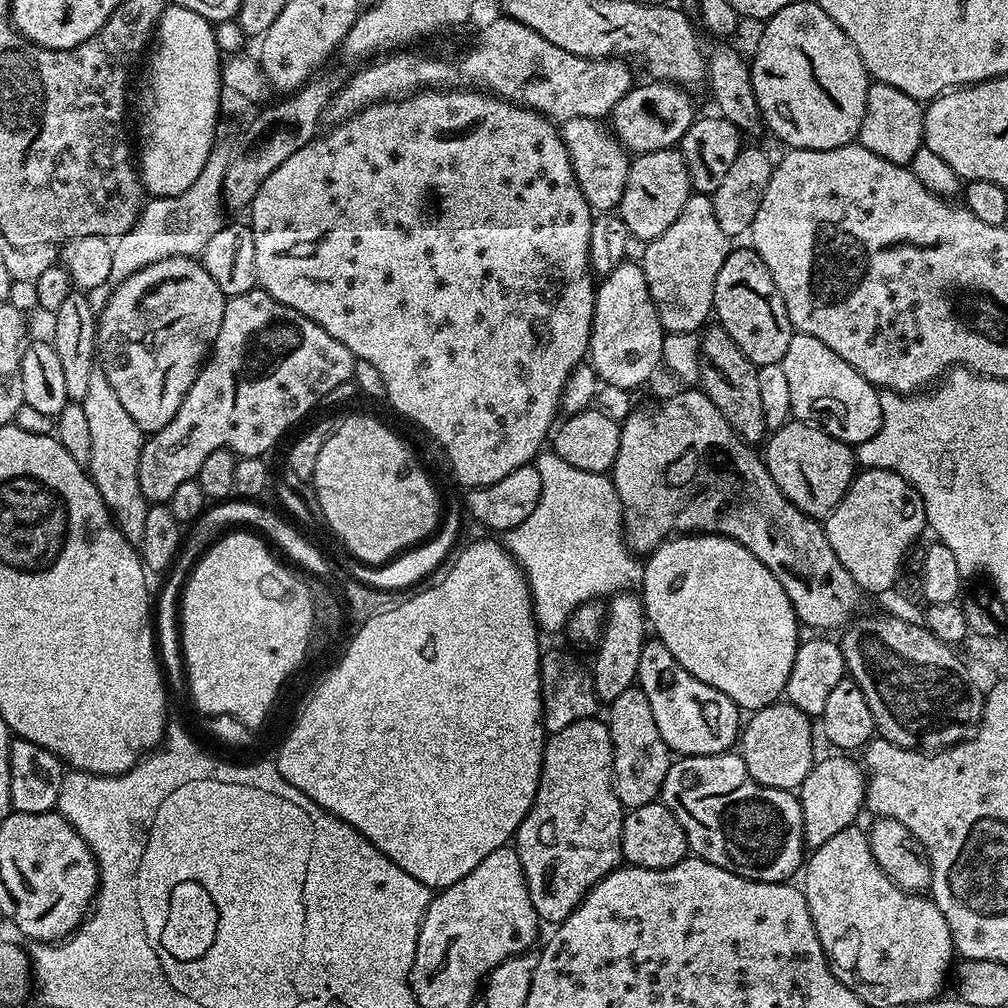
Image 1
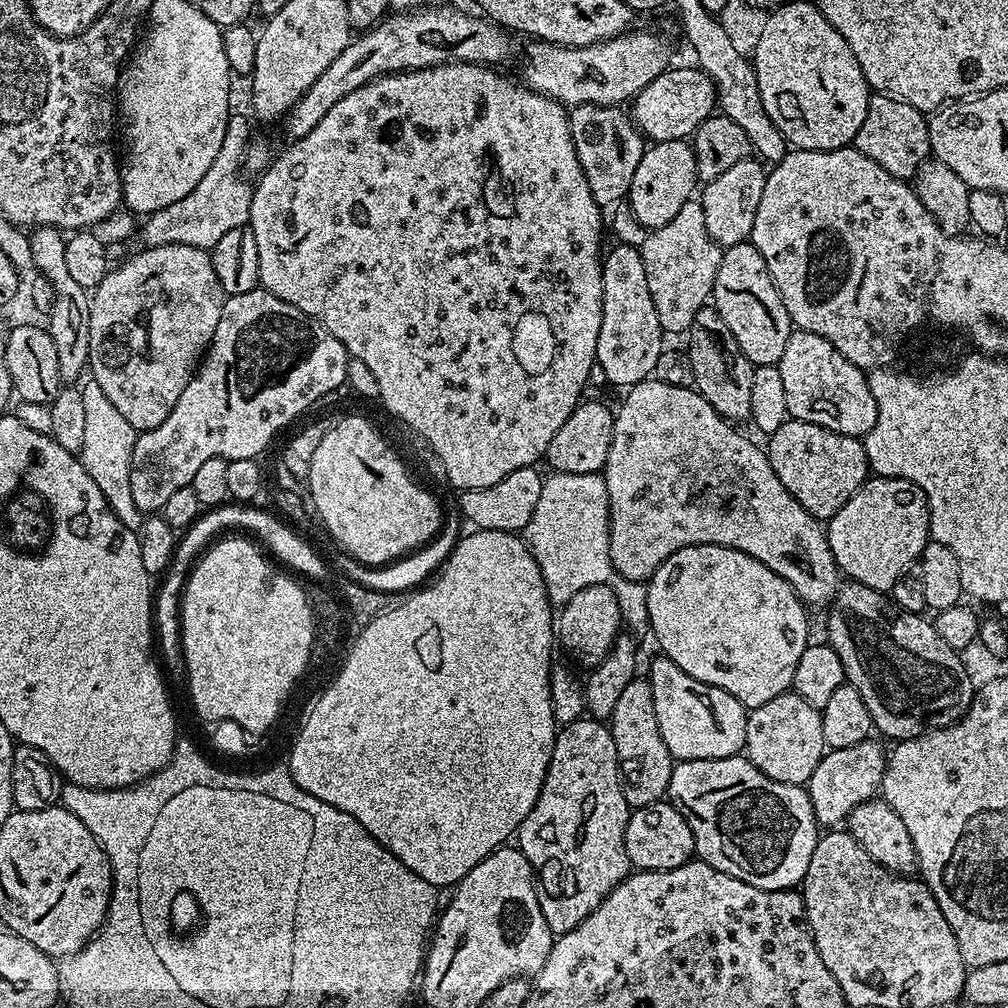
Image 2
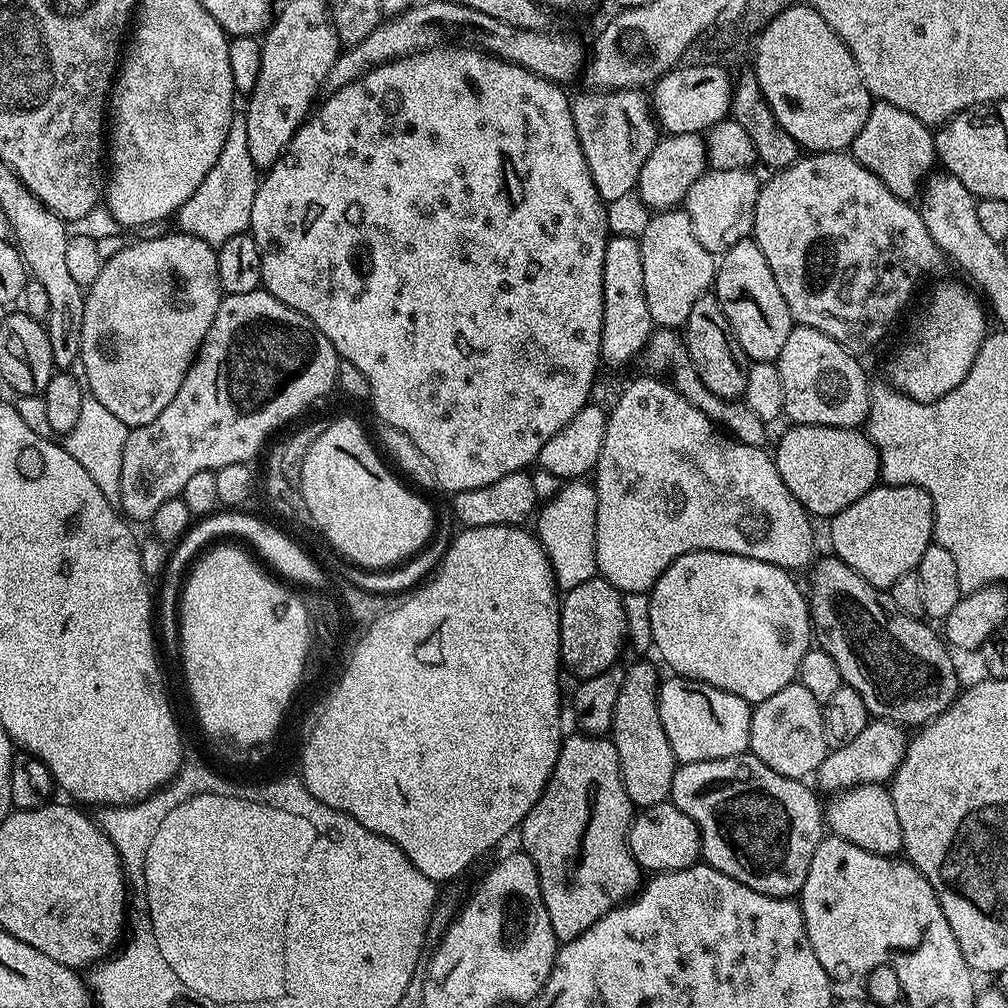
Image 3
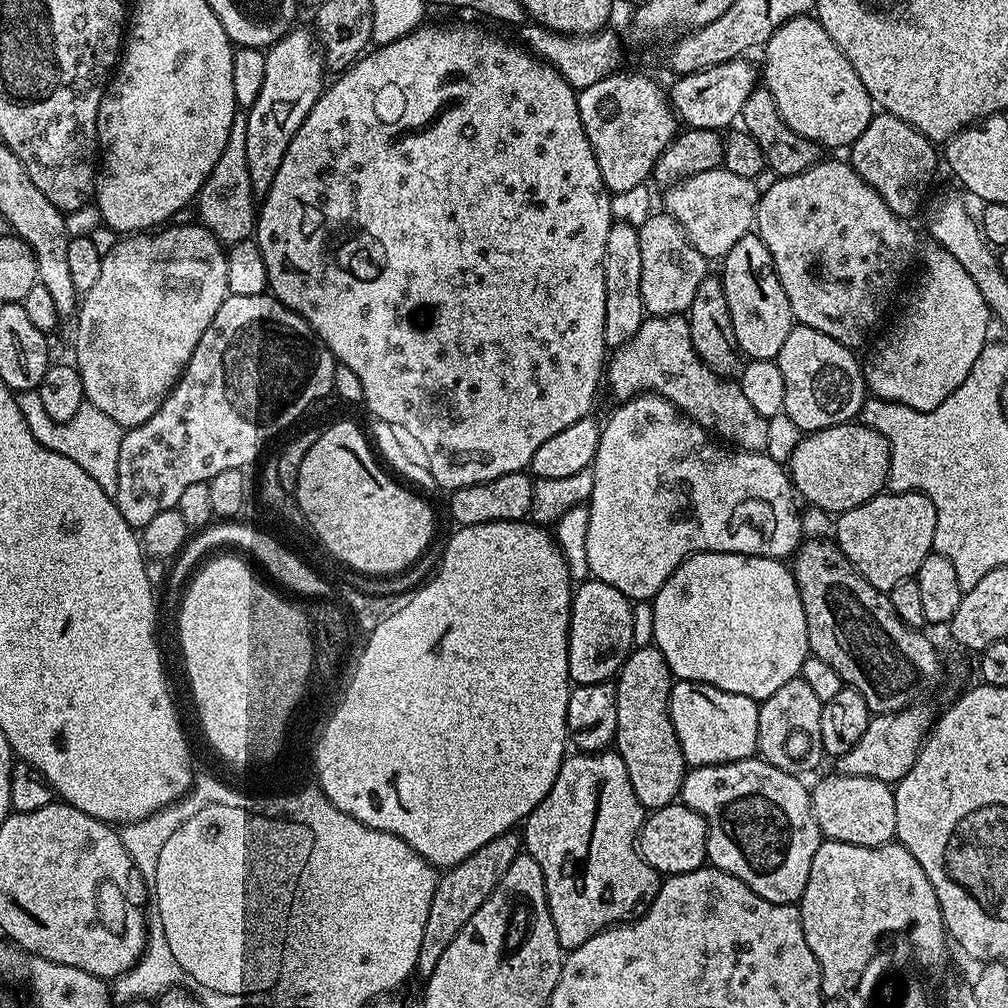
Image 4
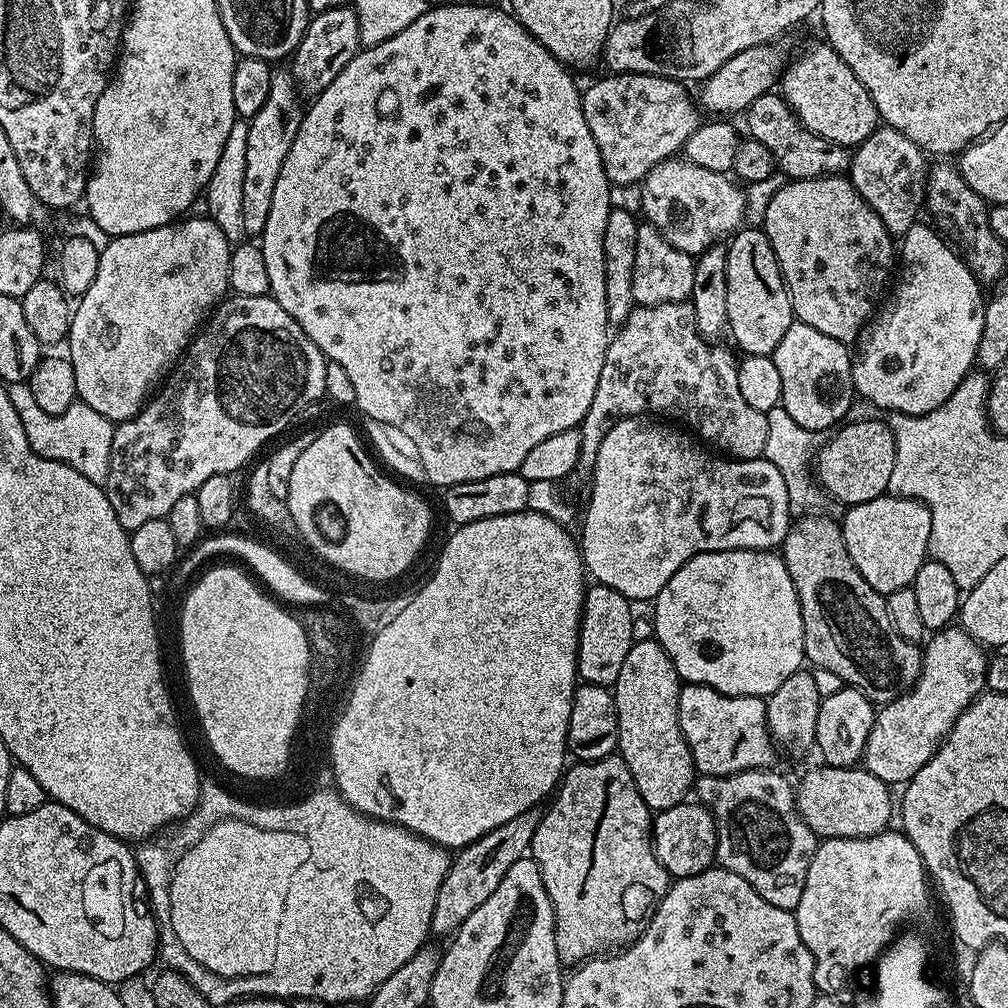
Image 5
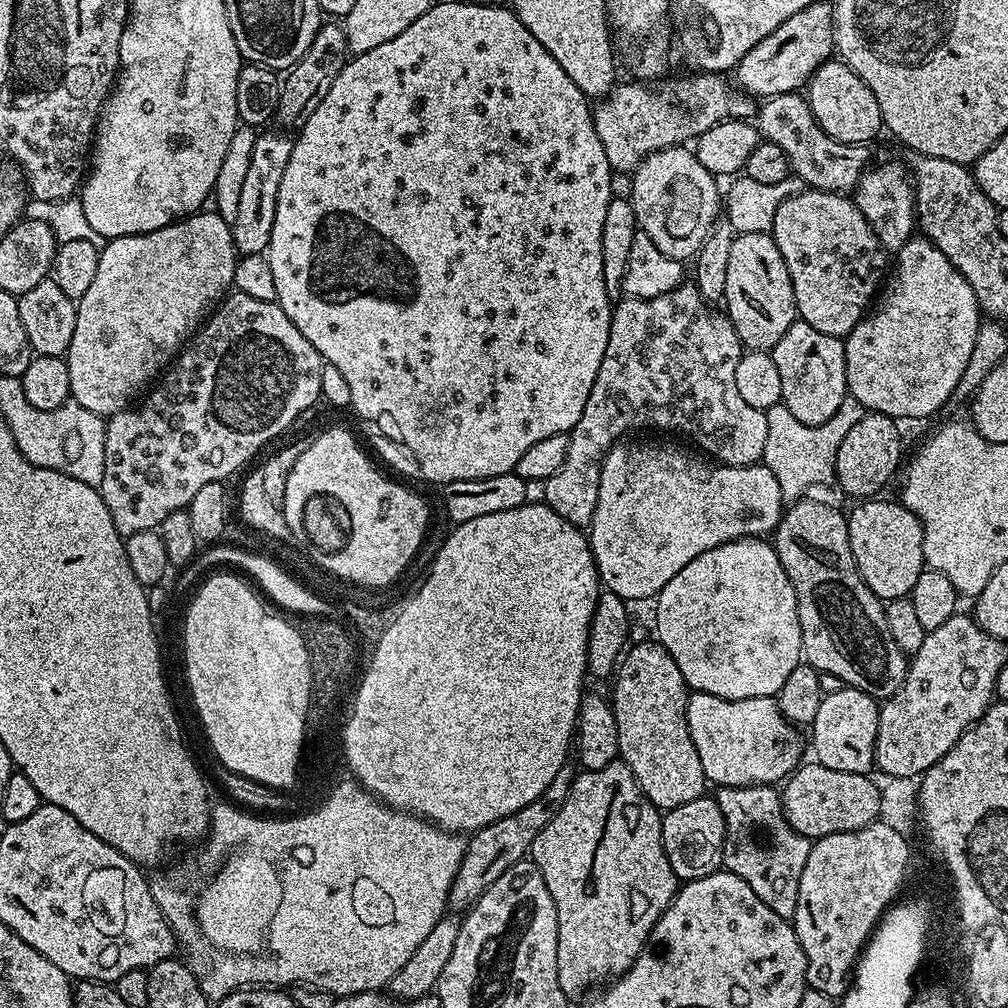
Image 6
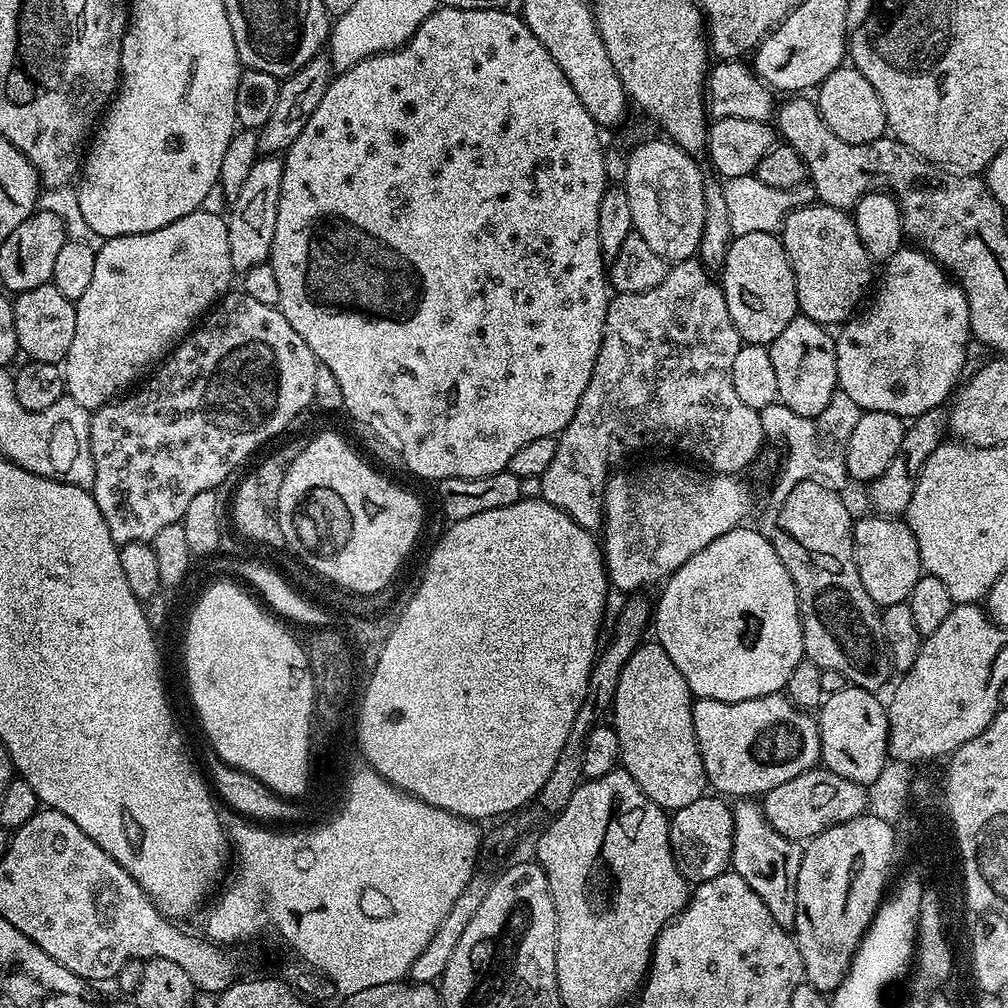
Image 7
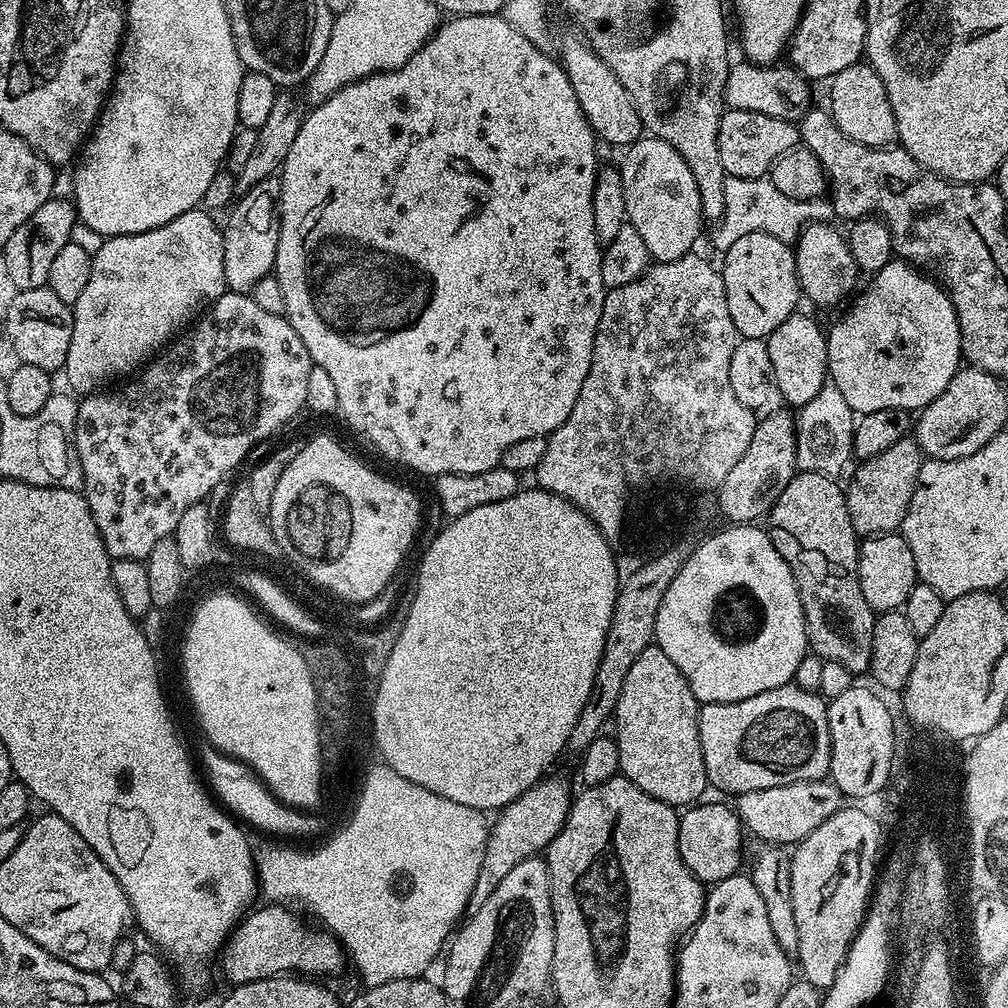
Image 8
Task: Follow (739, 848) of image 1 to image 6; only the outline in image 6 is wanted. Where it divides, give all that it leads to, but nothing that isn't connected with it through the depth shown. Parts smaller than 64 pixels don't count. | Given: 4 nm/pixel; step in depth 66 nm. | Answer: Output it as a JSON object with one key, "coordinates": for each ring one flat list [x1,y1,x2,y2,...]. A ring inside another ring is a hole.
{"coordinates":[[751,784,737,788,720,788,714,796,726,822,724,839,724,868,738,874,778,914,791,921,796,915,798,886,802,866,810,858,813,841,798,834,784,816,781,793,770,784]]}

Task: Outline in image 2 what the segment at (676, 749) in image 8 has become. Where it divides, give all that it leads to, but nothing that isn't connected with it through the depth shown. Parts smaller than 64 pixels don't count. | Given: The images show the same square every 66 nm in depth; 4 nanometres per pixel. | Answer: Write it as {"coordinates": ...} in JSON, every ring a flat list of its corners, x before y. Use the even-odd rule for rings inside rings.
{"coordinates":[[646,678,631,680,626,690,622,690,610,717,610,727,629,809,661,803,668,795,674,761,670,750,666,750,666,742,662,742,662,730,658,730,658,718,654,715,654,694]]}

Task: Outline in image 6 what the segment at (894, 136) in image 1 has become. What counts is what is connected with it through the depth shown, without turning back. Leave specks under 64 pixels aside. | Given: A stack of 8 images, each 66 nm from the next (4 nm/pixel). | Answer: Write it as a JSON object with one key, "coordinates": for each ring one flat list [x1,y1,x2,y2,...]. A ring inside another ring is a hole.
{"coordinates":[[876,164,864,169,860,180,854,189,854,199,858,210,862,210,862,218,874,230,878,242,883,245,885,251,896,253,912,239,916,223,916,189,913,177,900,164]]}

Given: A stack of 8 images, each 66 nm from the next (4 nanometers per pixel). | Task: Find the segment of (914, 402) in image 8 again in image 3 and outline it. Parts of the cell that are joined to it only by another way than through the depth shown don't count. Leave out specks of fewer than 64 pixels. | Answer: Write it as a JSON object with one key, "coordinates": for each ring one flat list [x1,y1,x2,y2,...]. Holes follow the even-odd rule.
{"coordinates":[[944,284,933,290,932,301,924,312,920,329,888,364,887,379,897,392,905,392,918,402,930,404,950,394,950,390,970,374,970,366,974,366,974,358,986,335,986,308,981,304,960,284]]}

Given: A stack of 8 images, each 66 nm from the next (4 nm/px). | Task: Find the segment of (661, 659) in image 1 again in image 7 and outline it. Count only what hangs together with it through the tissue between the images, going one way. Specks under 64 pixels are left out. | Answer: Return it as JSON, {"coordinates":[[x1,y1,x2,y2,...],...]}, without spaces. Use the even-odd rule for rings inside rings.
{"coordinates":[[787,695,742,702,697,699,692,706,692,717,708,783,725,797,759,797,821,763,817,717,792,703]]}

